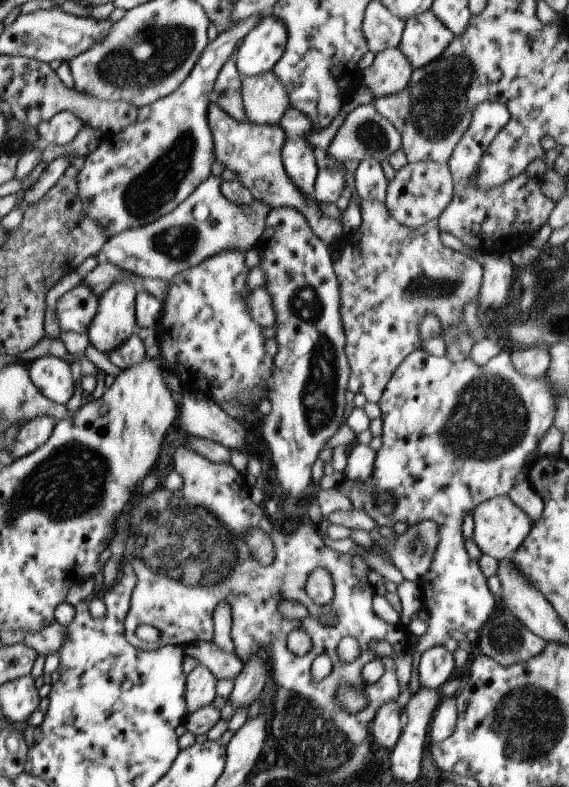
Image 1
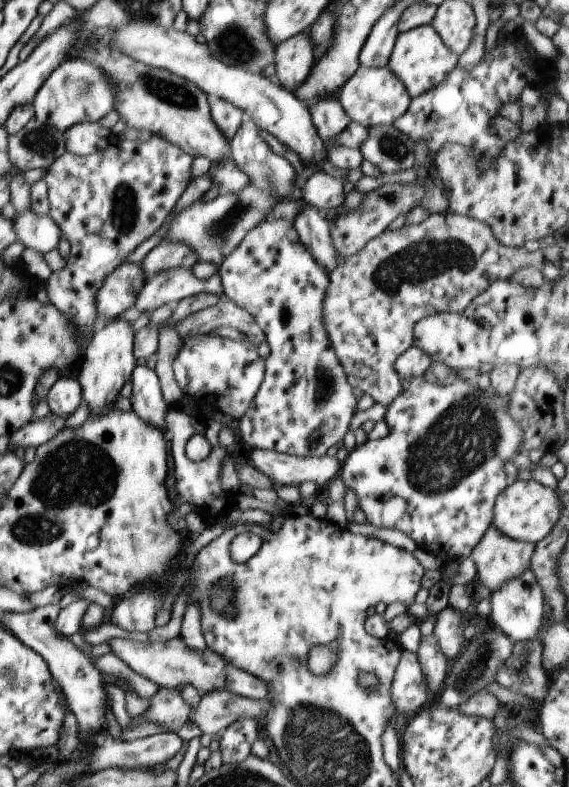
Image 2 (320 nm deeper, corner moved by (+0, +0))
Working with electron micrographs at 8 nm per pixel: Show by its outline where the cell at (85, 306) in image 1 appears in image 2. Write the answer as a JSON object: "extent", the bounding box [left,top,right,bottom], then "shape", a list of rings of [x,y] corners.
{"extent":[95,262,144,318],"shape":[[[124,262],[117,265],[101,283],[95,297],[96,316],[115,318],[134,305],[136,296],[144,285],[141,265]]]}

